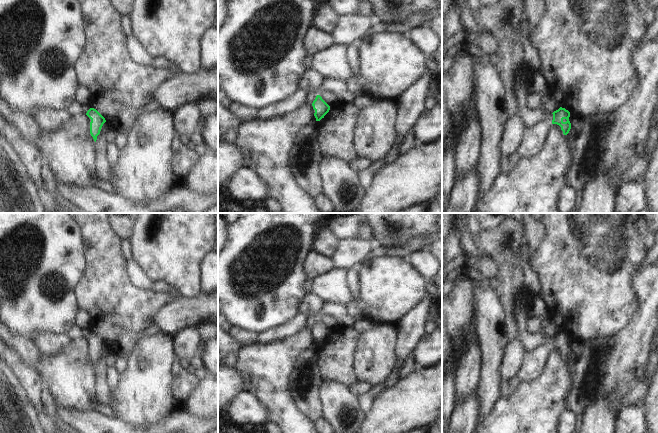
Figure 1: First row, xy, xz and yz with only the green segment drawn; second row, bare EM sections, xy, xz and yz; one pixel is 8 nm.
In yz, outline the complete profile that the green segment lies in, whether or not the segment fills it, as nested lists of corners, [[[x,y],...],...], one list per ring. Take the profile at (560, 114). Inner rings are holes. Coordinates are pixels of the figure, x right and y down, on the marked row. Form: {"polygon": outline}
{"polygon": [[[560,107],[553,113],[552,124],[557,124],[561,127],[564,135],[567,135],[571,129],[571,123],[569,121],[570,112],[565,108]]]}

